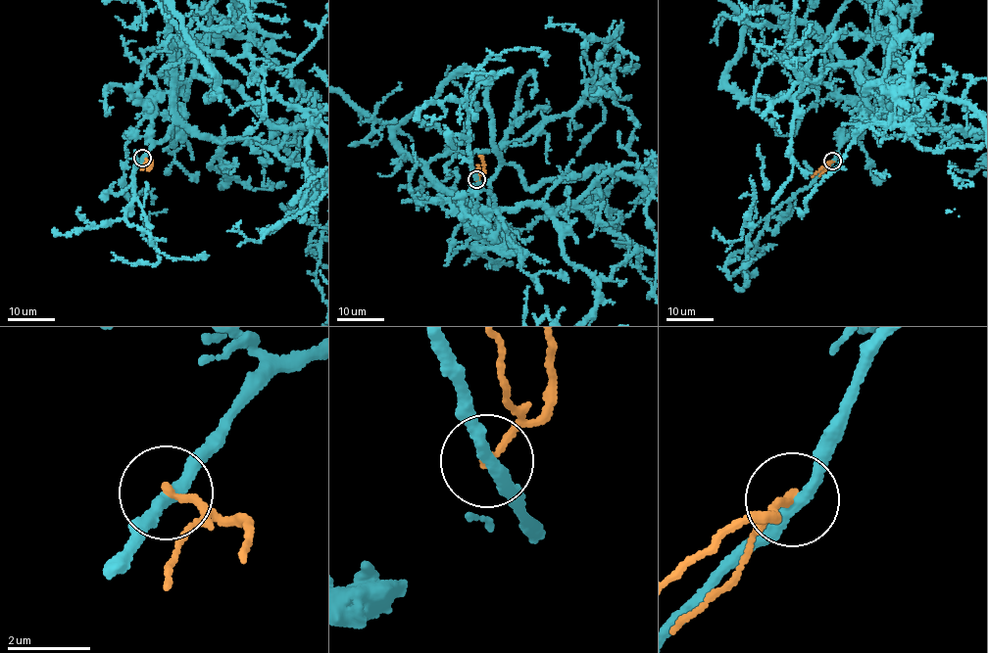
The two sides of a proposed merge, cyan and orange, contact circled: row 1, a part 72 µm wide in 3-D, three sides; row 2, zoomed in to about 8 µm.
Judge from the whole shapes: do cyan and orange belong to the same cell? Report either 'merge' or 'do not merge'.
do not merge

